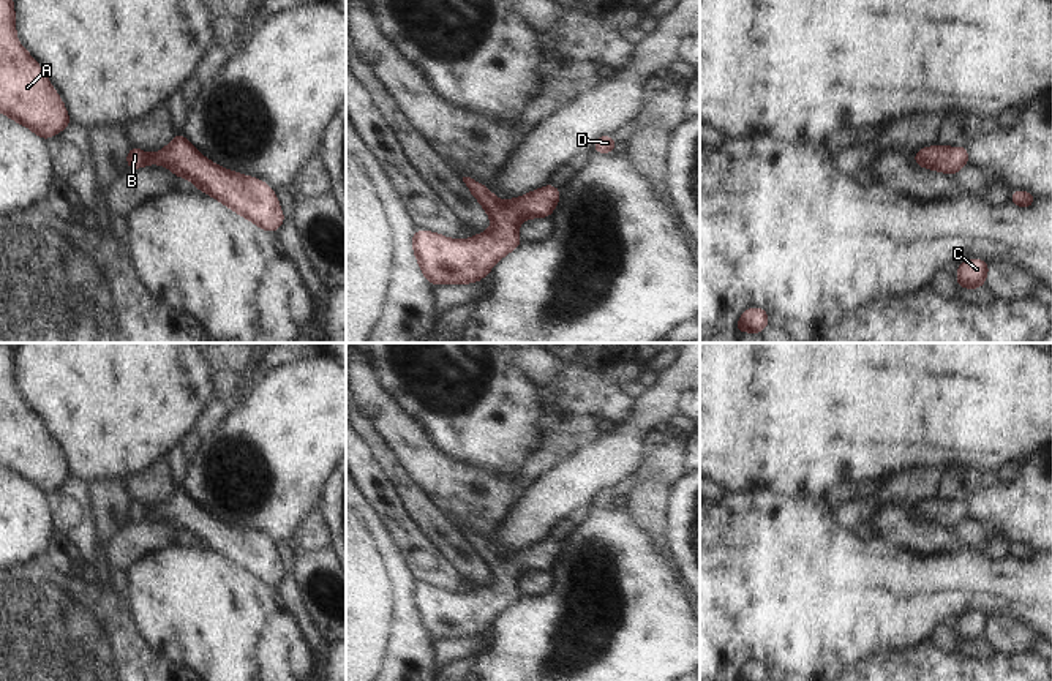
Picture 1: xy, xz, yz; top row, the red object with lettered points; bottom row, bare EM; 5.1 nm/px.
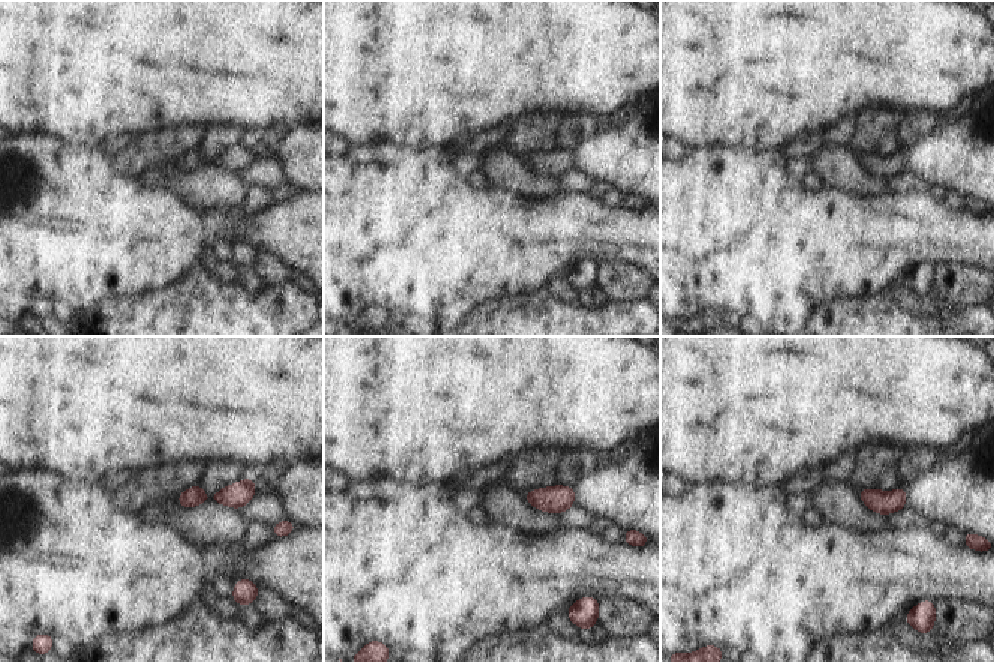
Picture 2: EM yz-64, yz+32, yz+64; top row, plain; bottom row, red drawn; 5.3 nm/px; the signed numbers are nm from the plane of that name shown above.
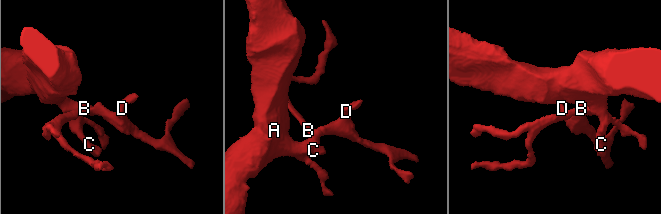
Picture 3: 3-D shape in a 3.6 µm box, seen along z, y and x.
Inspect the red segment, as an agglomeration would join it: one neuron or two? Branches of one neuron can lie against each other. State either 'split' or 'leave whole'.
leave whole

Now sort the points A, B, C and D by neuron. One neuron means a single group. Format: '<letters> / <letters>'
A B C D

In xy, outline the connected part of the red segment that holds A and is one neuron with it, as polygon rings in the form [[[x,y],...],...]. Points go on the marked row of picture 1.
[[[0,0],[0,112],[44,141],[71,123],[43,68],[16,38],[14,0]]]

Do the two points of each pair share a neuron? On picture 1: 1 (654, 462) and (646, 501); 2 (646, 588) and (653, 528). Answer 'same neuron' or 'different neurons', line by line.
1: same neuron
2: different neurons

